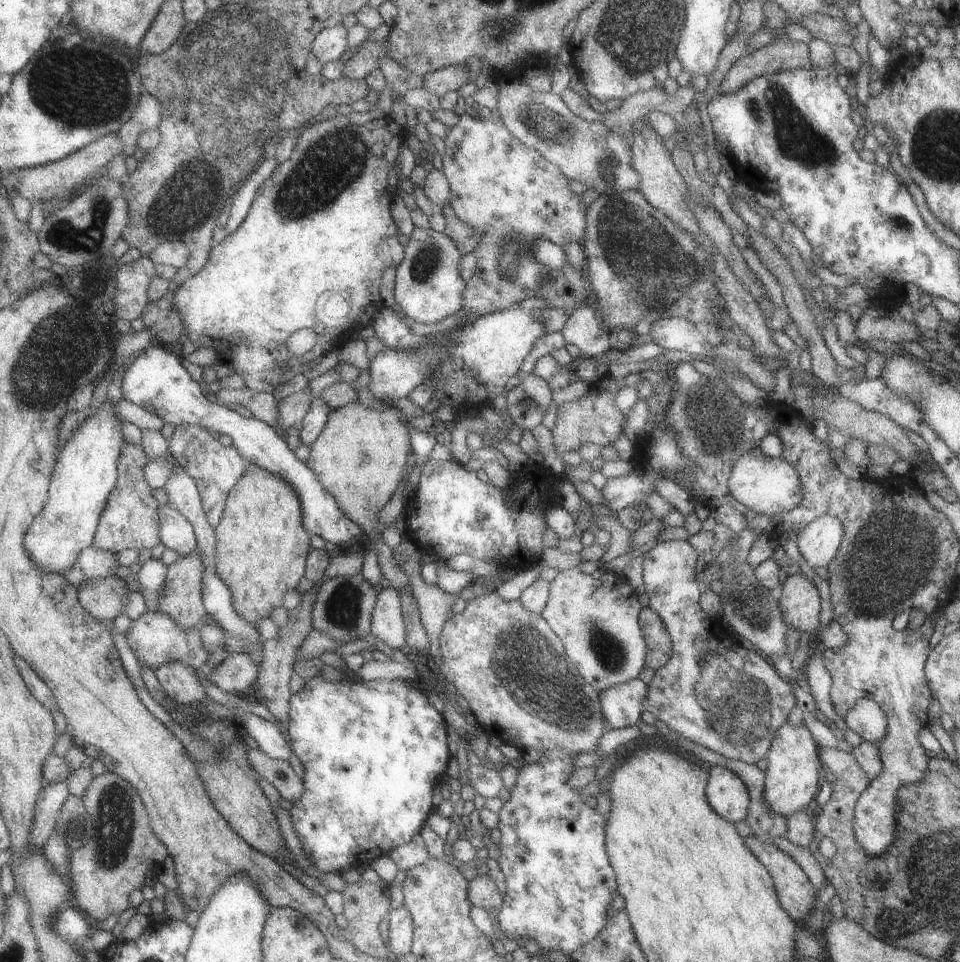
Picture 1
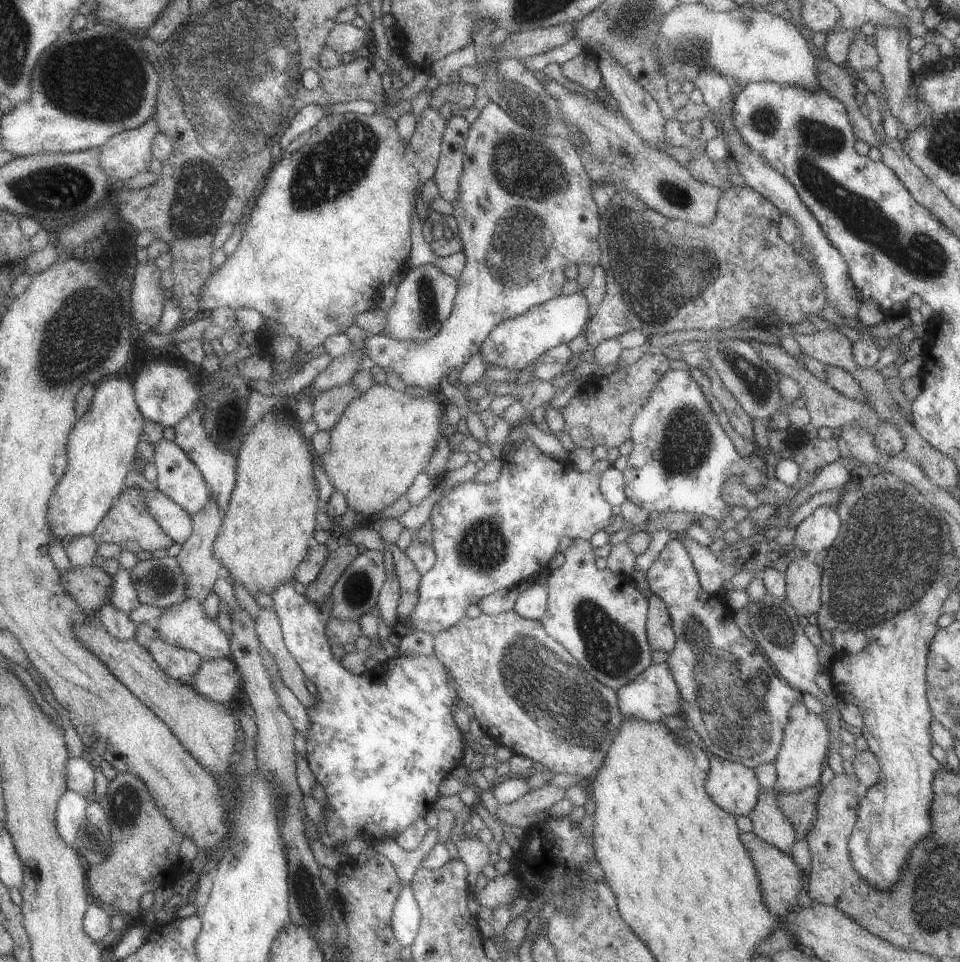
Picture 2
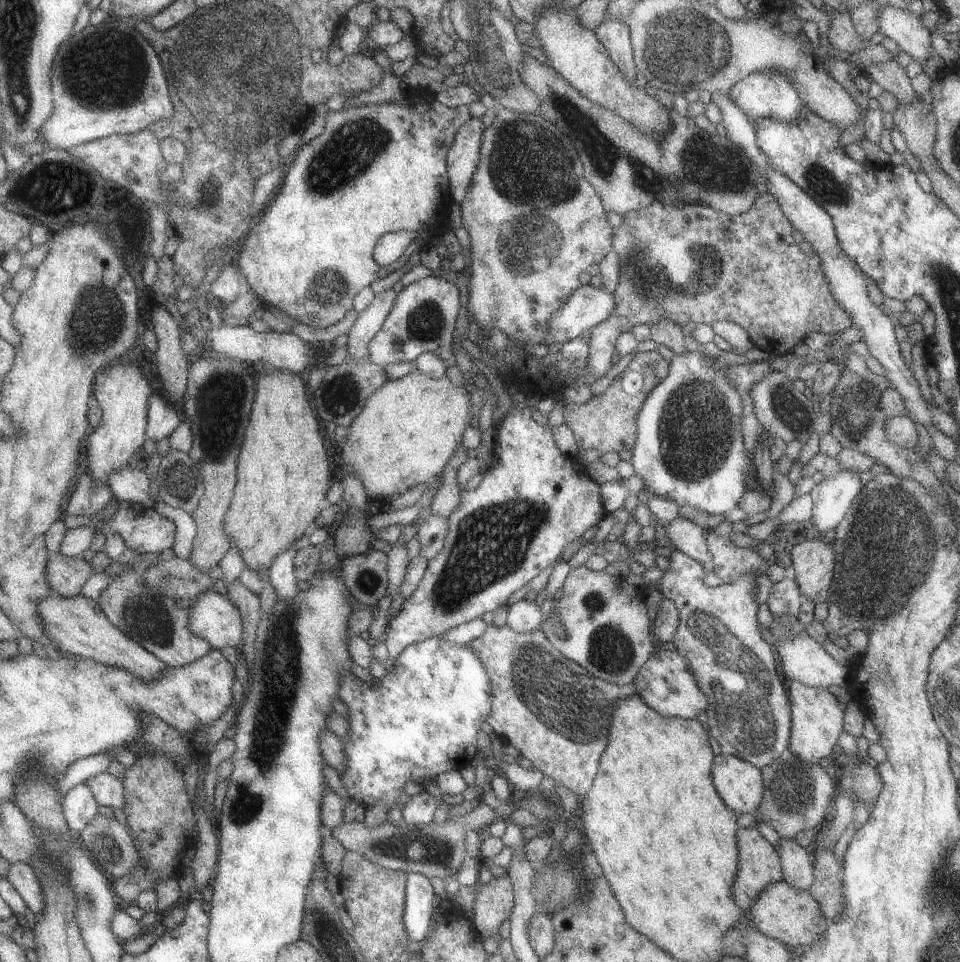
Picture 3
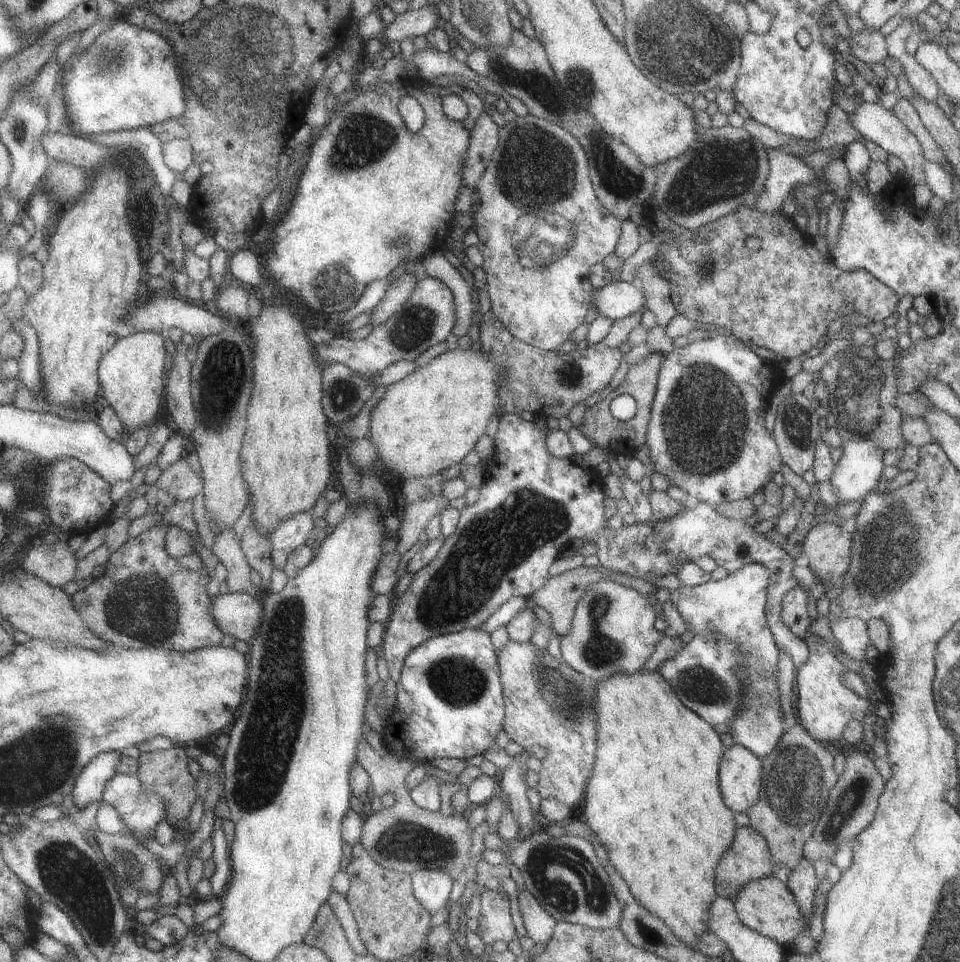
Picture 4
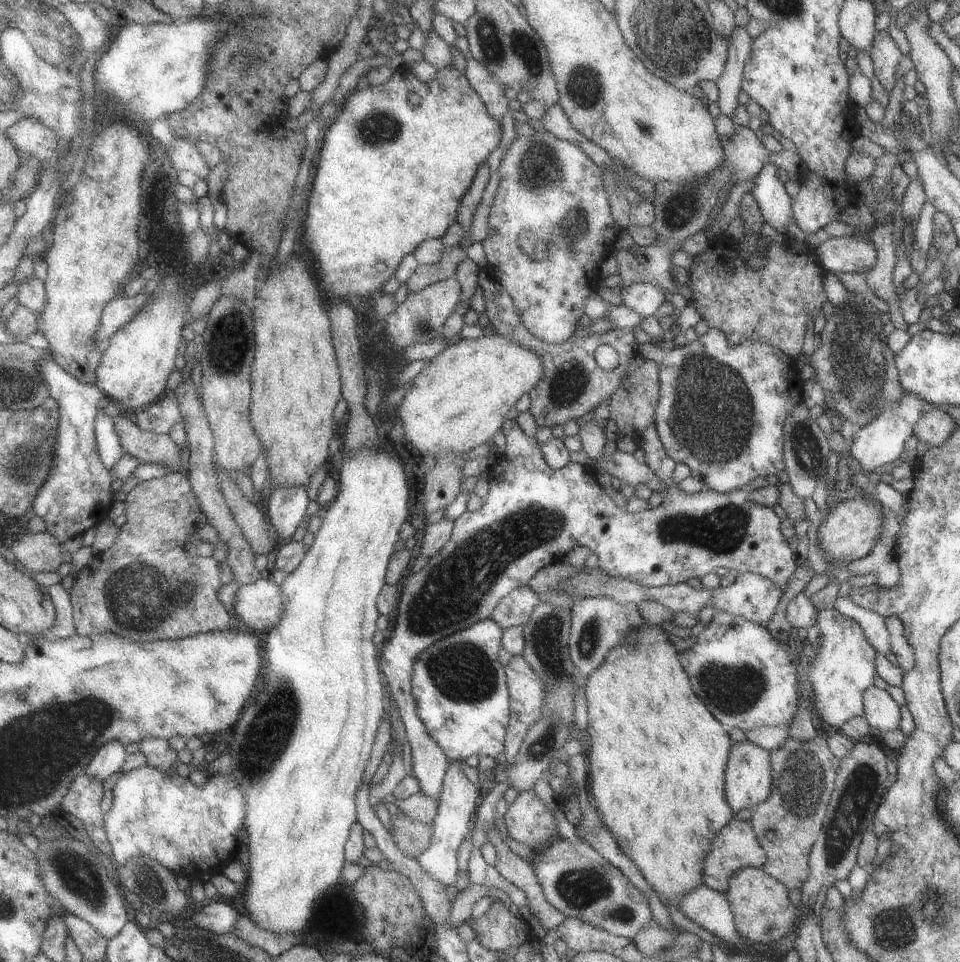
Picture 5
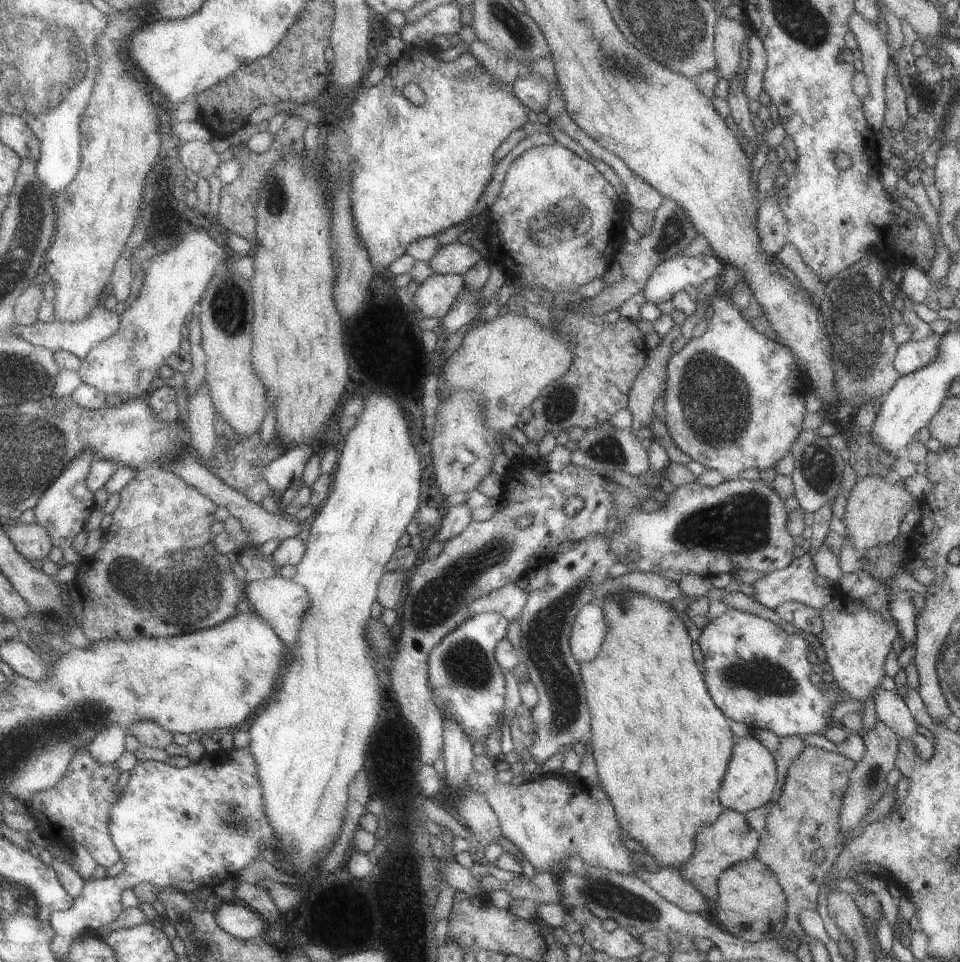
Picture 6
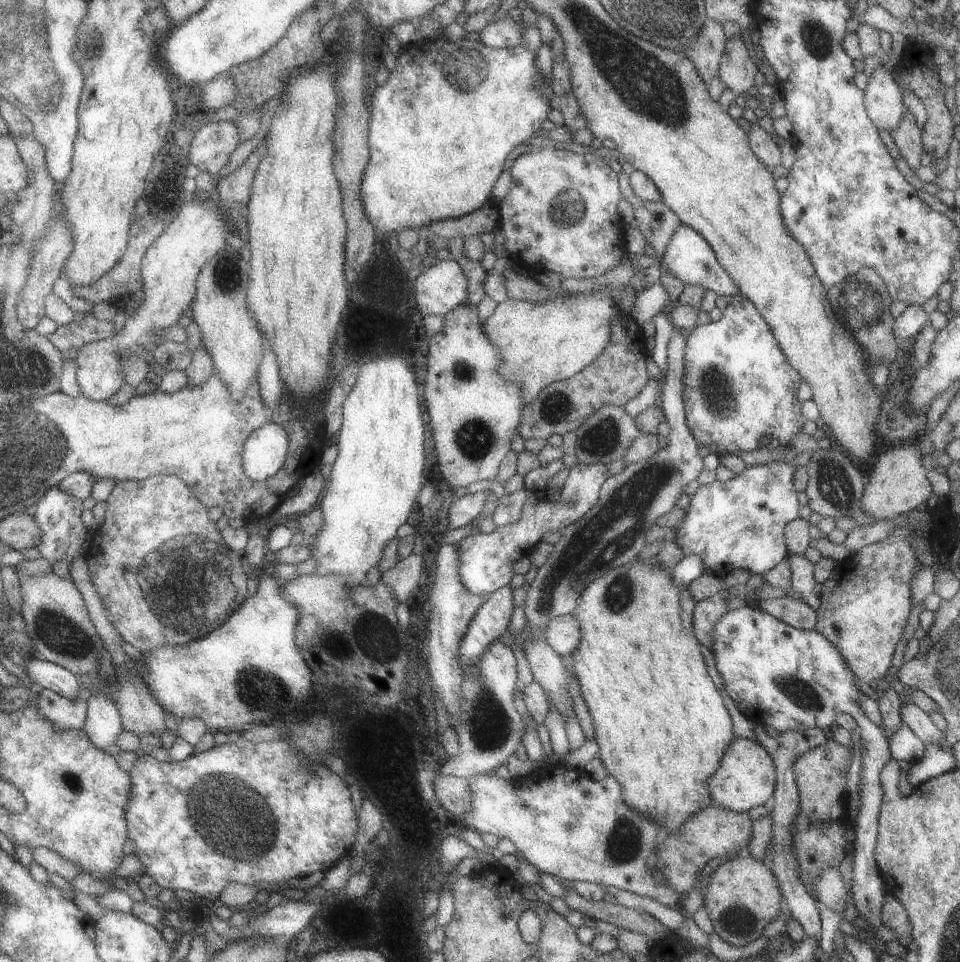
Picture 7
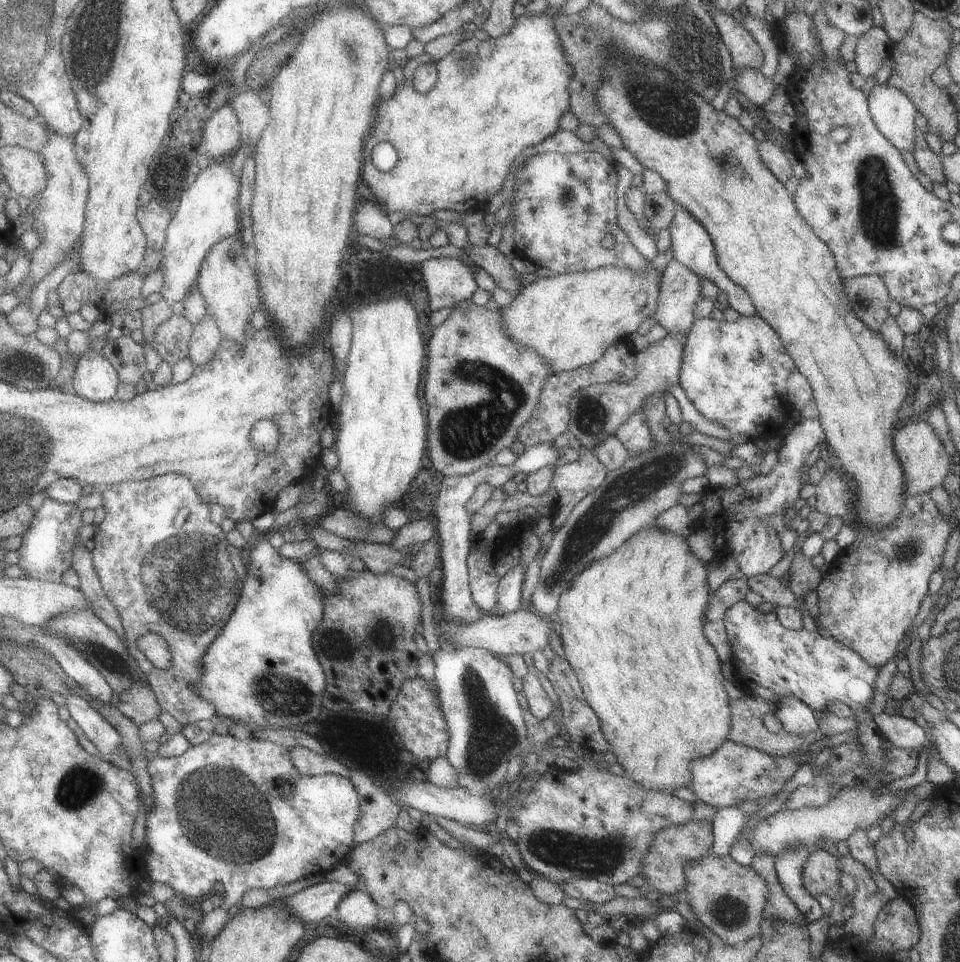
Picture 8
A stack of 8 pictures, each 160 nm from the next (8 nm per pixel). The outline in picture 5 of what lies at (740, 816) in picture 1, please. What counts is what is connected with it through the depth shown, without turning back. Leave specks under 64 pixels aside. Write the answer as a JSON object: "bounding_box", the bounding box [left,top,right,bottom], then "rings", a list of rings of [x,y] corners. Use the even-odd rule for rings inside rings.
{"bounding_box":[724,739,771,812],"rings":[[[744,739],[732,743],[724,770],[724,799],[733,812],[741,808],[752,809],[763,802],[769,794],[771,784],[770,758],[759,746]]]}

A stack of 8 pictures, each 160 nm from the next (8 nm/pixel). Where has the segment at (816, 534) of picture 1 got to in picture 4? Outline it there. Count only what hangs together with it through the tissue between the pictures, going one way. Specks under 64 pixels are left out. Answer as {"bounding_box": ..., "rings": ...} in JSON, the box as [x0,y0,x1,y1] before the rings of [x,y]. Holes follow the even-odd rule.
{"bounding_box":[828,440,883,503],"rings":[[[844,440],[841,458],[834,462],[828,482],[838,503],[853,502],[865,498],[869,491],[881,486],[881,456],[883,451],[873,442]]]}

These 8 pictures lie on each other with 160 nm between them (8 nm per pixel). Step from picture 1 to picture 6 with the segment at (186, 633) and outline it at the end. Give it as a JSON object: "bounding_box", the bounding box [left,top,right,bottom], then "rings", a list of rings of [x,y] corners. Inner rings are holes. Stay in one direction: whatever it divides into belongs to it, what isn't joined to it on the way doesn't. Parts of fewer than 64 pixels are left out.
{"bounding_box":[243,574,308,646],"rings":[[[278,574],[258,581],[248,581],[243,586],[243,591],[250,610],[257,613],[259,618],[262,618],[274,630],[284,644],[287,646],[295,644],[299,618],[303,616],[308,607],[307,591],[301,585],[283,579]]]}

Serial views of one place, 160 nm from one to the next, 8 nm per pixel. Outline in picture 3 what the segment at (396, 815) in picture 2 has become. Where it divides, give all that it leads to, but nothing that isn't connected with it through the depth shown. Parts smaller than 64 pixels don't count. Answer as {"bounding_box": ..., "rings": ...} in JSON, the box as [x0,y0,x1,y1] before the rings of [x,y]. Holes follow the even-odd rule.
{"bounding_box":[268,537,490,811],"rings":[[[305,537],[301,542],[295,542],[287,550],[279,553],[277,557],[271,563],[268,570],[269,584],[275,591],[276,598],[279,601],[285,601],[291,599],[297,593],[297,583],[293,572],[293,557],[297,552],[297,549],[305,543]],[[431,637],[411,643],[395,658],[392,669],[371,685],[358,679],[353,673],[339,673],[337,697],[348,708],[345,722],[349,732],[339,740],[343,751],[344,767],[338,773],[347,796],[365,810],[384,806],[398,807],[400,811],[410,797],[403,792],[407,780],[423,784],[439,773],[459,771],[470,764],[476,752],[475,739],[478,724],[490,709],[490,682],[483,665],[469,644],[456,645]]]}

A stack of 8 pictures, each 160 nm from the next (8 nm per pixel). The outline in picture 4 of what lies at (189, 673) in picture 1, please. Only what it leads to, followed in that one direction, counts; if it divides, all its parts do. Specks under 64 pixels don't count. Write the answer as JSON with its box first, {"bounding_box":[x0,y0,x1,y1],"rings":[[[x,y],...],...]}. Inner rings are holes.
{"bounding_box":[70,526,223,653],"rings":[[[153,526],[129,538],[108,556],[104,575],[93,578],[86,587],[70,595],[83,622],[101,640],[124,649],[151,647],[182,653],[220,644],[223,634],[213,622],[211,597],[205,593],[205,585],[210,580],[207,572],[204,568],[189,570],[177,565],[164,549],[166,528]]]}

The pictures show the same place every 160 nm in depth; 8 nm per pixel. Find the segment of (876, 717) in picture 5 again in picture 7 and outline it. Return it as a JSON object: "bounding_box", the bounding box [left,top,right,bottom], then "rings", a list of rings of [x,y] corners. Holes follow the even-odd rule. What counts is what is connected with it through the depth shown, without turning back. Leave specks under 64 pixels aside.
{"bounding_box":[898,702,944,744],"rings":[[[912,702],[905,703],[898,708],[900,721],[909,728],[923,744],[942,742],[944,735],[931,722],[927,713],[921,711]]]}

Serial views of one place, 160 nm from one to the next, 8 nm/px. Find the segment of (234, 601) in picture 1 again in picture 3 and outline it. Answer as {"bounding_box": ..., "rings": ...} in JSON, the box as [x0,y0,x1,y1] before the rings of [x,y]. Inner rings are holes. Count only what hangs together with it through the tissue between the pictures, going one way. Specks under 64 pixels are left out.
{"bounding_box":[223,369,331,573],"rings":[[[279,369],[257,376],[255,402],[236,460],[233,496],[223,517],[223,532],[230,546],[239,550],[246,568],[256,573],[267,573],[279,553],[308,535],[320,512],[319,502],[325,498],[331,484],[331,470],[323,446],[323,424],[315,416],[305,383],[299,377],[296,373]]]}

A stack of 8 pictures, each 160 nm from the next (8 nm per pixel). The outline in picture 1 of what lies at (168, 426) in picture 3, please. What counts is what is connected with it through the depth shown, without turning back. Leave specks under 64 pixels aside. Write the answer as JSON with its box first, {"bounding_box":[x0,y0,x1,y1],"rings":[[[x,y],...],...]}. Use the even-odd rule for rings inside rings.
{"bounding_box":[120,344,362,546],"rings":[[[159,344],[149,345],[140,350],[122,374],[120,386],[122,398],[145,410],[150,410],[164,423],[169,422],[175,427],[195,425],[215,435],[226,434],[231,438],[235,450],[245,460],[290,485],[297,495],[302,510],[301,524],[309,535],[316,534],[325,543],[330,542],[337,546],[347,546],[349,542],[357,540],[362,532],[360,526],[340,512],[335,499],[320,487],[309,467],[295,458],[293,451],[287,448],[284,439],[274,431],[274,428],[253,416],[241,417],[234,410],[207,400],[205,393],[199,389],[199,383],[194,382],[181,366],[181,359],[181,357],[176,358],[168,348]]]}

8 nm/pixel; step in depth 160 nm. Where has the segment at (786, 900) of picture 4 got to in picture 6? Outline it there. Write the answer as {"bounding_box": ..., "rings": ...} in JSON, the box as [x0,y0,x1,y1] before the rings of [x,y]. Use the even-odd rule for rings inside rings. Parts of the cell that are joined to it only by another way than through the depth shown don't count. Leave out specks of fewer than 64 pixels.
{"bounding_box":[715,858,787,941],"rings":[[[757,858],[738,862],[719,873],[716,903],[715,918],[720,928],[744,941],[777,938],[784,927],[787,901],[782,888],[771,869]]]}

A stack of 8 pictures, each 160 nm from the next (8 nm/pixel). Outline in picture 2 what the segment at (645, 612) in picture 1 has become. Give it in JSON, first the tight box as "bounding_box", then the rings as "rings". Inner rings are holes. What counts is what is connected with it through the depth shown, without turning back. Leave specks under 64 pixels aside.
{"bounding_box":[645,594,674,654],"rings":[[[652,594],[647,602],[645,630],[650,649],[669,654],[674,647],[674,632],[665,603],[656,594]]]}

